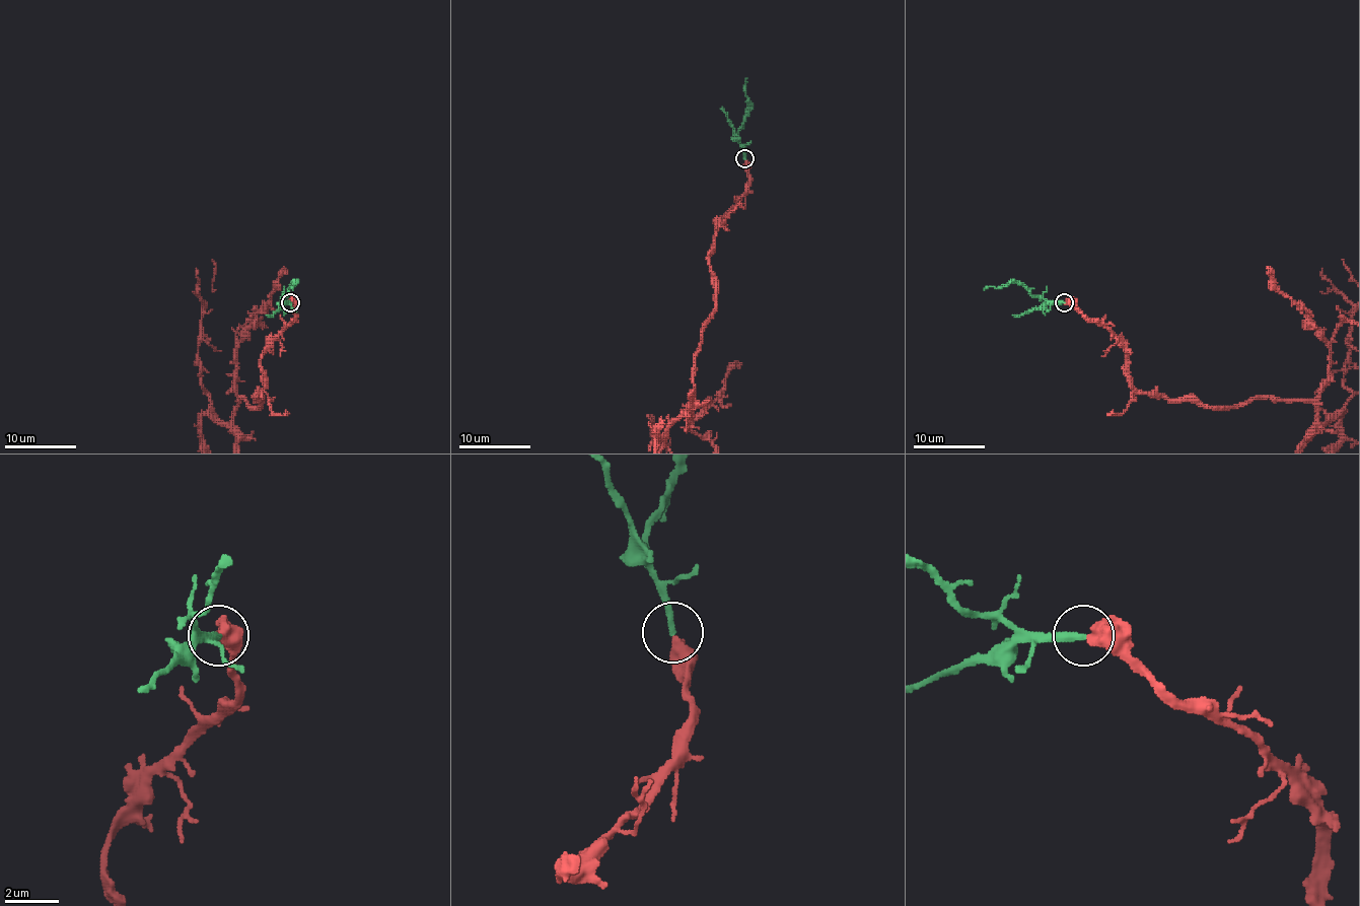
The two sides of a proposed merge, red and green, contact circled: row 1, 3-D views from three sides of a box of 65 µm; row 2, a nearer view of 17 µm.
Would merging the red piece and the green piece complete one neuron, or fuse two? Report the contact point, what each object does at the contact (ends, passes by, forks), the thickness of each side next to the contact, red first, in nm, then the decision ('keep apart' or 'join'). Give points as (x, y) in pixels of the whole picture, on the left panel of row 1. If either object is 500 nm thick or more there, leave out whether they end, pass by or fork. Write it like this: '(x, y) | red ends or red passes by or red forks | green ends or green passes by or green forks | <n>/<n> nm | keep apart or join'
(290, 302) | 500/260 nm | join

